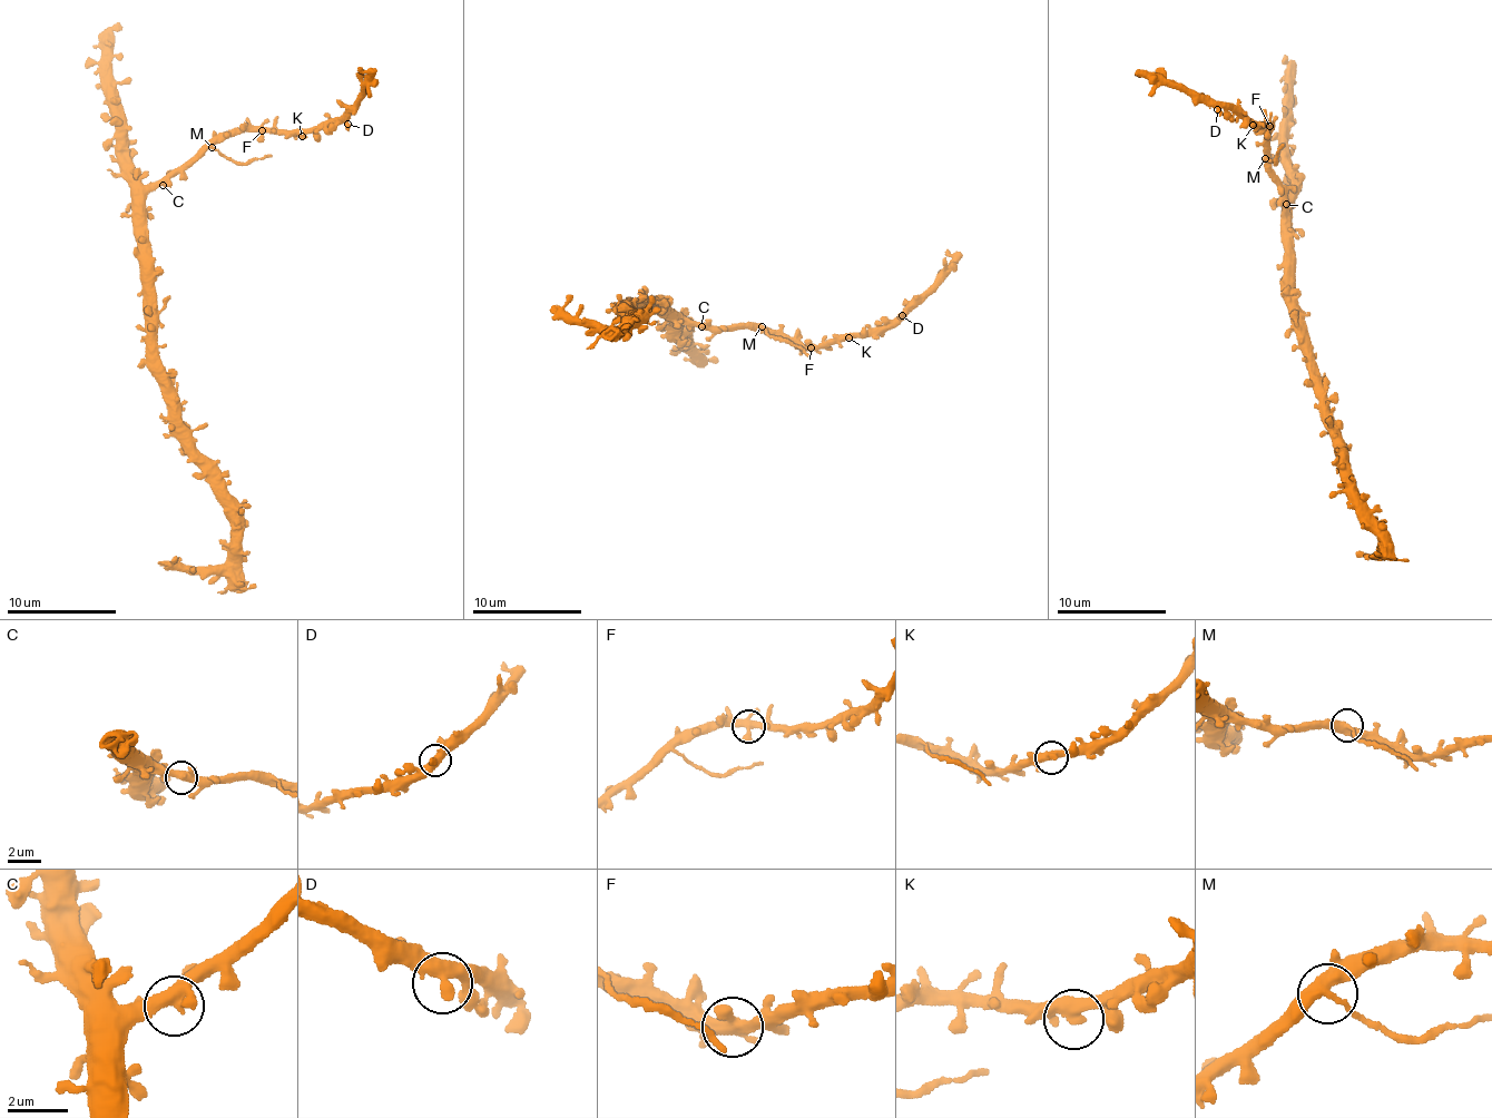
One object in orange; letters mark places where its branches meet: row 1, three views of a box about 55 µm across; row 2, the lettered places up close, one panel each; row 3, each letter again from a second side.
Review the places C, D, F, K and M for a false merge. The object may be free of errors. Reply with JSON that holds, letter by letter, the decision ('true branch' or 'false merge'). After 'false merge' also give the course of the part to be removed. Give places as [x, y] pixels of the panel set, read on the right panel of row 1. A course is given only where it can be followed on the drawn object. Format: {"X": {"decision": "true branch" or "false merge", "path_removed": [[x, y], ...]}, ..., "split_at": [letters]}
{"C": {"decision": "true branch"}, "D": {"decision": "true branch"}, "F": {"decision": "true branch"}, "K": {"decision": "true branch"}, "M": {"decision": "false merge", "path_removed": [[1264, 159], [1274, 163], [1284, 144]]}, "split_at": ["M"]}

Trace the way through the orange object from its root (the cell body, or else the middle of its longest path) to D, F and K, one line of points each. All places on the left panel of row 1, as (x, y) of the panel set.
D: (147, 265), (146, 196), (178, 169), (196, 163), (214, 143), (247, 130), (291, 131), (347, 124)
F: (147, 265), (146, 196), (178, 169), (196, 163), (214, 143), (247, 130), (262, 130)
K: (147, 265), (146, 196), (150, 190), (196, 163), (214, 143), (232, 136), (274, 129), (302, 136)

